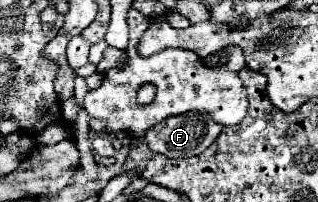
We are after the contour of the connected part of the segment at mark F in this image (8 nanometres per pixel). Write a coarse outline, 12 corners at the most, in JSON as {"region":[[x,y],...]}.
{"region":[[203,112],[169,116],[145,132],[167,158],[191,158],[217,140],[223,124]]}

